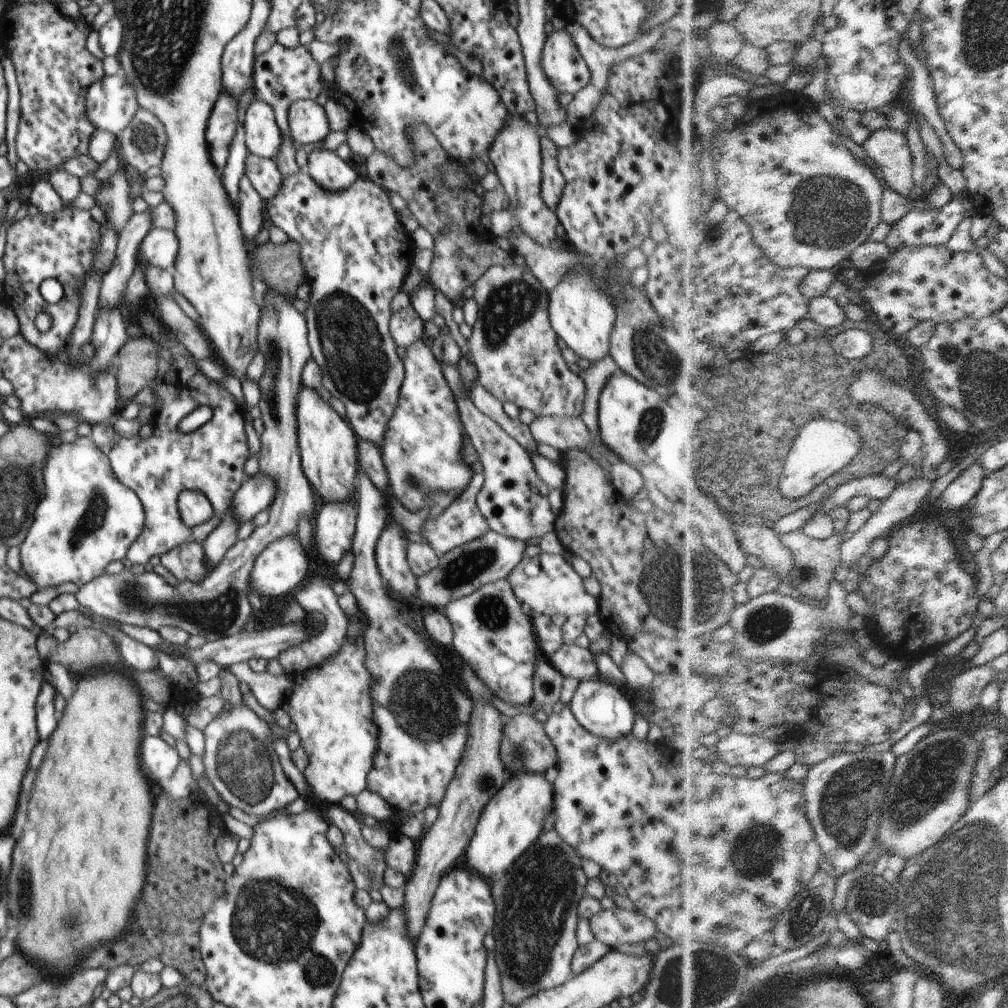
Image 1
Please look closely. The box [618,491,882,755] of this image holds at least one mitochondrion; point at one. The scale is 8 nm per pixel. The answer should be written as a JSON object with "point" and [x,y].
{"point":[712,598]}

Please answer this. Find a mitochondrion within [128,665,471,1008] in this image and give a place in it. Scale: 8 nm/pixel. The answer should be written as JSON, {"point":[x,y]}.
{"point":[273,923]}

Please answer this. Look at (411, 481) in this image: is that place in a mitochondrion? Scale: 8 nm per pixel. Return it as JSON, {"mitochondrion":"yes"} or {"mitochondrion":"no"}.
{"mitochondrion":"yes"}

